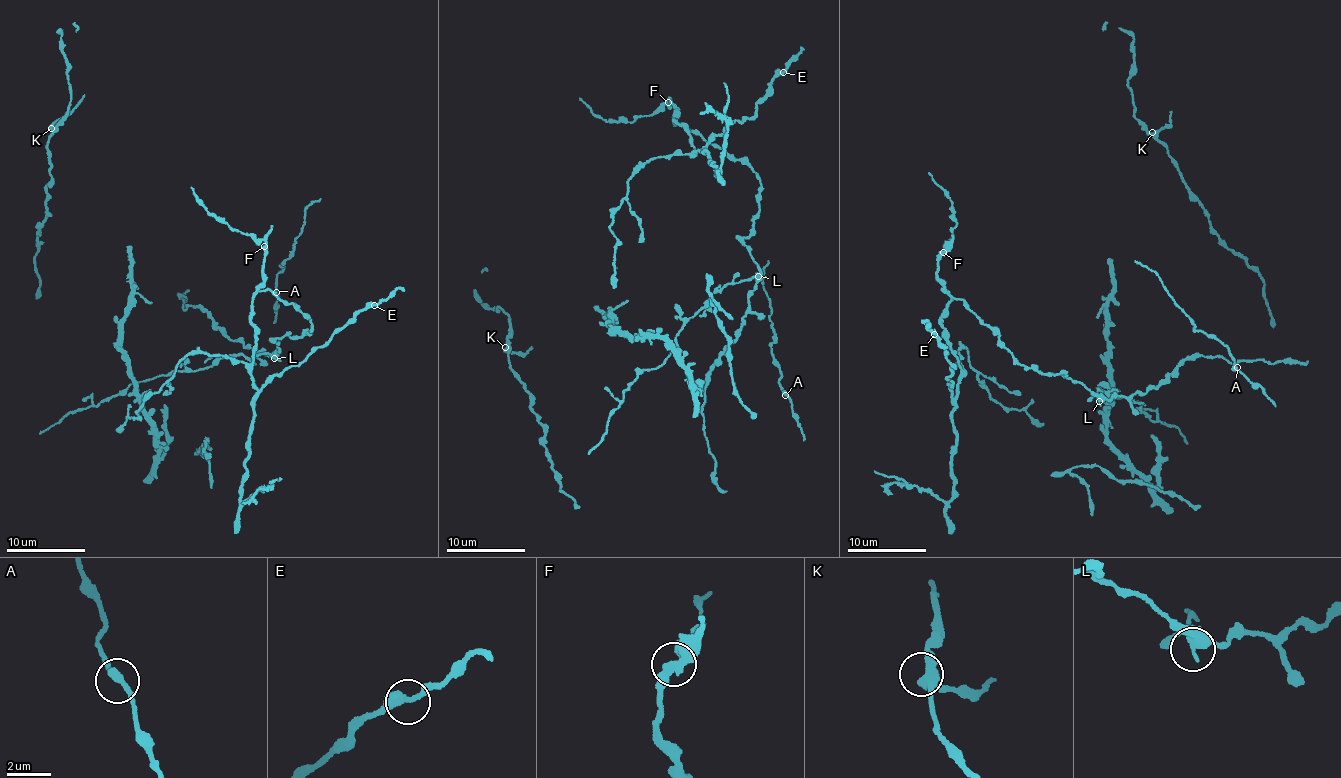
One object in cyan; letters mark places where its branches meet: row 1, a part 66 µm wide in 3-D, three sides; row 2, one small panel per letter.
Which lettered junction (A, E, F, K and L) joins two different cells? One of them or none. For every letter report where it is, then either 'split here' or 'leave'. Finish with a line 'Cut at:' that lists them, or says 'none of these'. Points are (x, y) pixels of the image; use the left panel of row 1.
A: (276, 292) | leave
E: (374, 305) | leave
F: (264, 246) | leave
K: (51, 128) | leave
L: (274, 358) | split here
Cut at: L

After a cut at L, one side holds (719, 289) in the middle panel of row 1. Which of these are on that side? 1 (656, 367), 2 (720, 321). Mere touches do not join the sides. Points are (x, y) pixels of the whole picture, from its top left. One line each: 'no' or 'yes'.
1: yes
2: no

